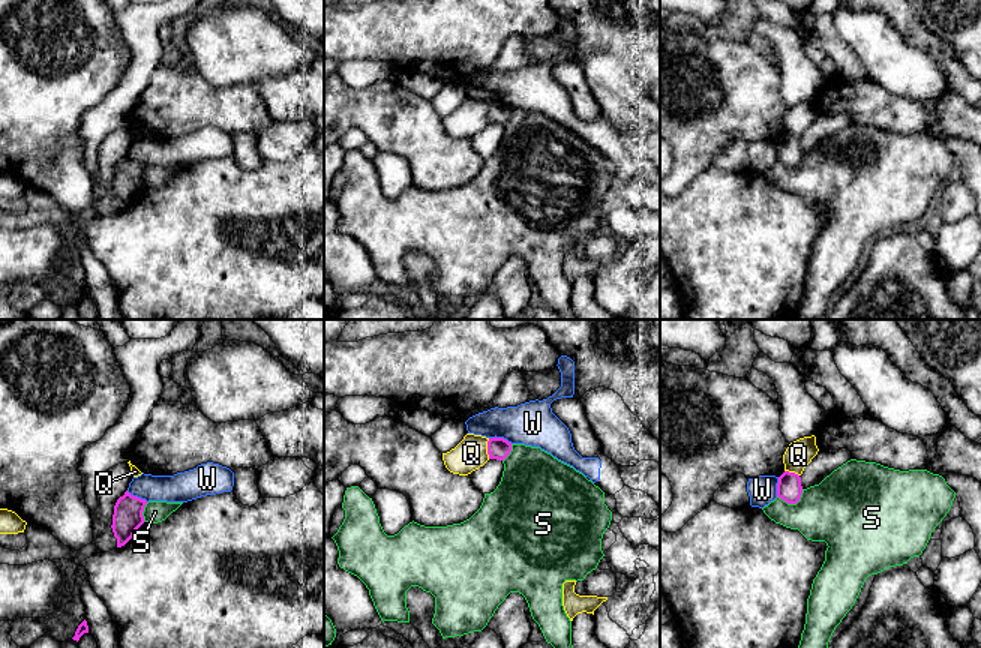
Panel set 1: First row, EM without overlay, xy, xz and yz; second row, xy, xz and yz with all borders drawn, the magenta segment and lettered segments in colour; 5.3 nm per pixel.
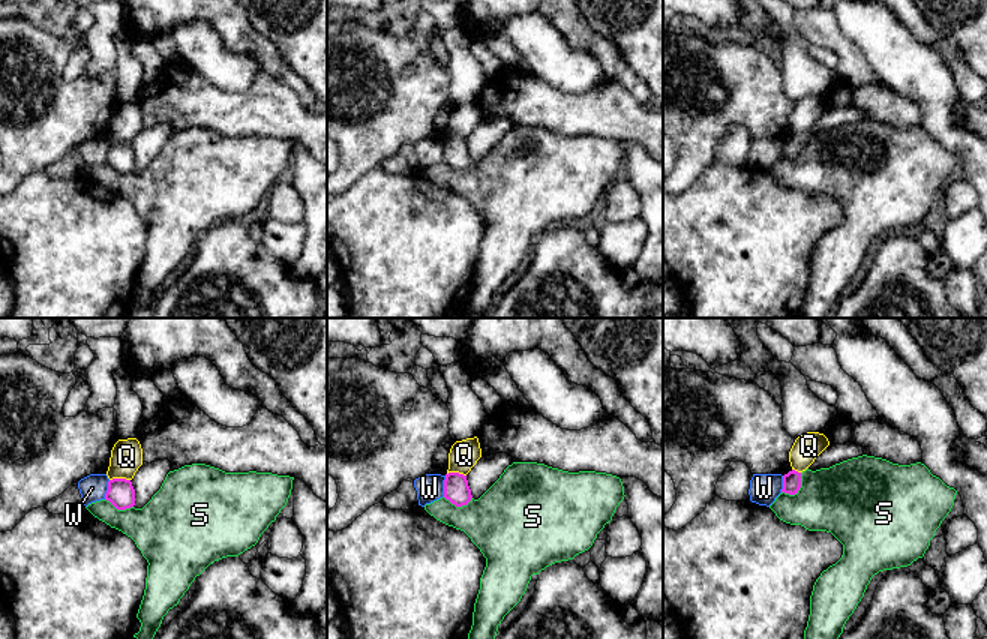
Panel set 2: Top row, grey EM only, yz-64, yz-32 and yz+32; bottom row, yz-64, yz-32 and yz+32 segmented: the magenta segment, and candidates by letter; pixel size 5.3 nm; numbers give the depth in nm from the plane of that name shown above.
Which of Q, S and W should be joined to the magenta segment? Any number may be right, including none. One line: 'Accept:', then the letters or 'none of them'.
Accept: none of them

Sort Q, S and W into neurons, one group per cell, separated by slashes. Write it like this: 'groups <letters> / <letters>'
groups Q / S / W

